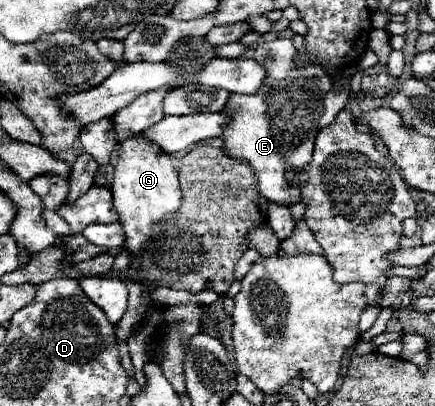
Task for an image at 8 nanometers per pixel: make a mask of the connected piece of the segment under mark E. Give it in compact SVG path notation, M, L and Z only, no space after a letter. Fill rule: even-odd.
M274 39L260 45L254 53L254 59L266 69L266 83L256 95L230 95L226 109L232 111L232 121L224 129L224 151L236 161L244 161L252 167L254 177L258 181L258 191L272 203L292 205L300 201L300 191L304 183L308 183L306 167L312 161L314 139L320 131L320 117L322 117L322 101L324 95L332 87L332 77L316 65L298 65L296 63L296 47L292 39Z

